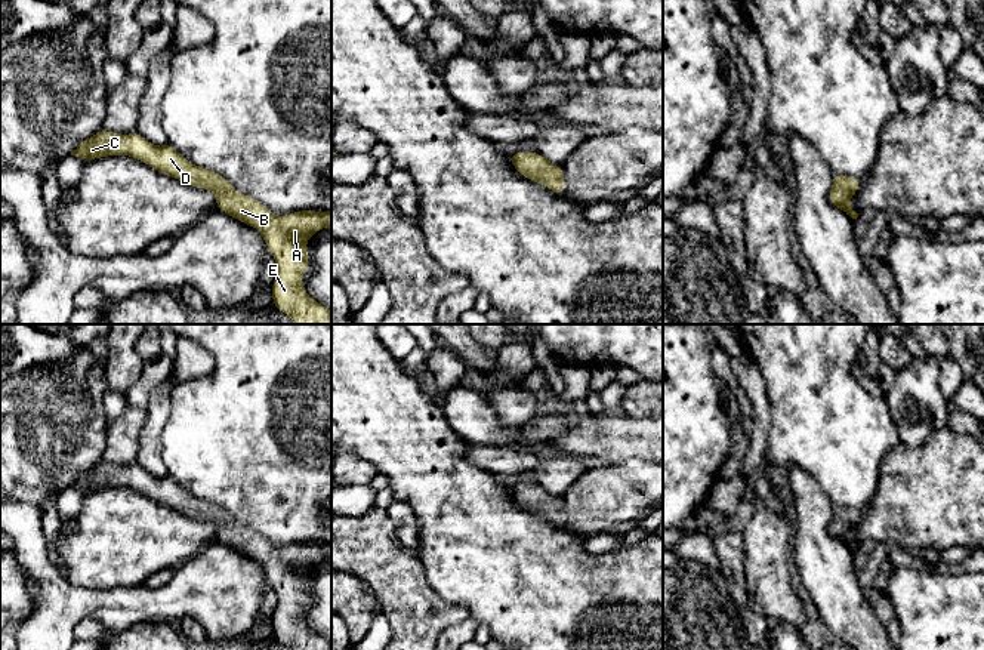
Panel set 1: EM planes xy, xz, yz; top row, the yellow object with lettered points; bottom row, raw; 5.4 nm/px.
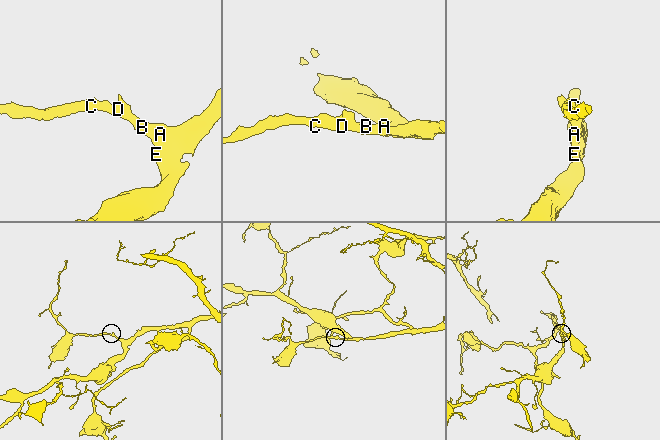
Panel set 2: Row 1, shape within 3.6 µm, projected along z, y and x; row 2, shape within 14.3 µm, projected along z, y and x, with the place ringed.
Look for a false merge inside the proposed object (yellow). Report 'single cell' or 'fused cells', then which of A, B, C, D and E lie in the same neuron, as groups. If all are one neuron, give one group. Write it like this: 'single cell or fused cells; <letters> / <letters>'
single cell; A B C D E

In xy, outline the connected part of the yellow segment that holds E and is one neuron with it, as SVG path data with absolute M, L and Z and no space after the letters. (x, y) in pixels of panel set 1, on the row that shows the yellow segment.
M101 129L80 142L71 155L93 161L107 155L129 155L183 184L212 190L216 195L218 210L262 234L278 267L272 283L275 308L289 314L294 324L331 324L331 311L312 299L302 286L309 258L305 243L324 227L331 229L331 210L297 210L275 216L256 198L237 191L219 173L192 164L170 144L152 145L138 132L121 135Z

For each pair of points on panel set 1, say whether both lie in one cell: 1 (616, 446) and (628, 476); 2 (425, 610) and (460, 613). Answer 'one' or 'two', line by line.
1: two
2: one

